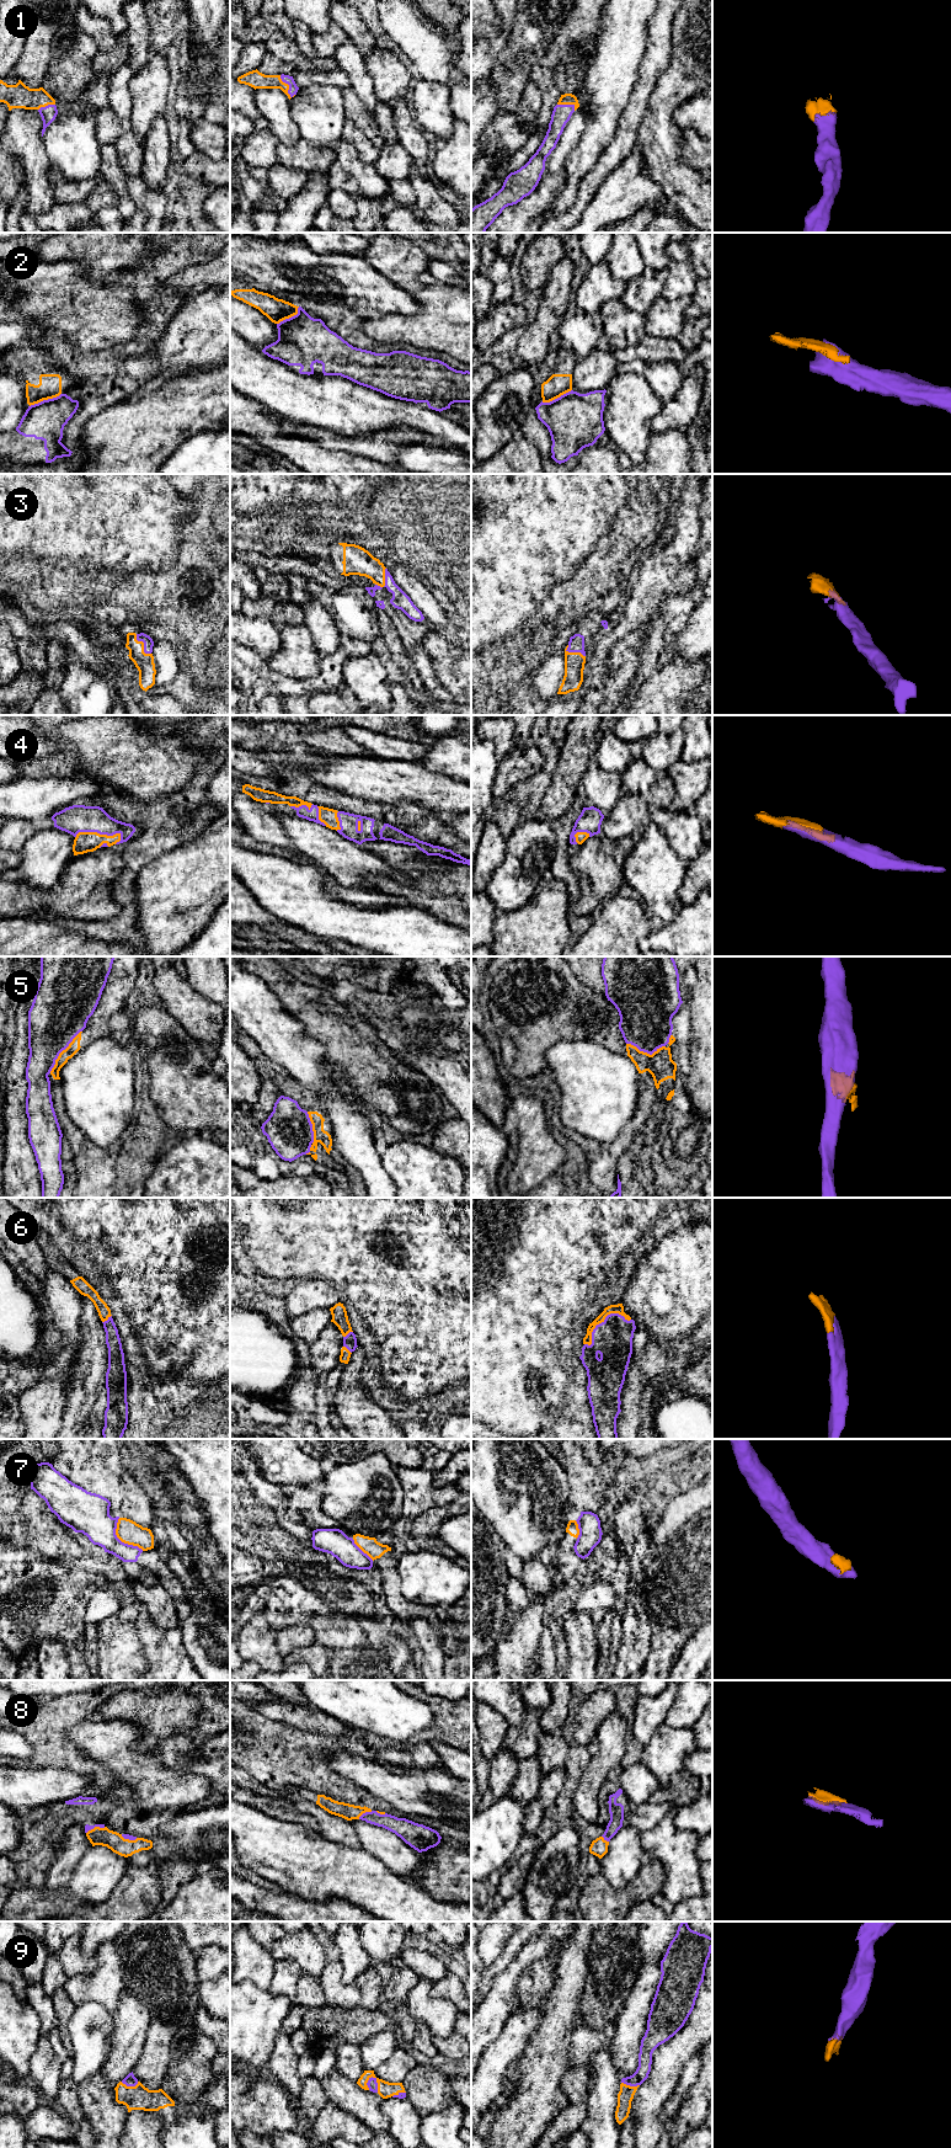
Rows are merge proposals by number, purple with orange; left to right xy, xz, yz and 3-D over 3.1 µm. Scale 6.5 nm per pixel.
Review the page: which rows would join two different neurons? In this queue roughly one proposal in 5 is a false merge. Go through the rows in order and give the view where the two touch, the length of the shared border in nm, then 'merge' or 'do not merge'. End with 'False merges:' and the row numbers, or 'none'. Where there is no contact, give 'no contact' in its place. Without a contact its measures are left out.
1: contact in xz; length 170 nm; merge
2: contact in xy; length 220 nm; do not merge
3: contact in xy; length 170 nm; merge
4: contact in xy; length 300 nm; merge
5: contact in xy; length 360 nm; do not merge
6: contact in yz; length 340 nm; merge
7: contact in xy; length 280 nm; do not merge
8: contact in xz; length 110 nm; merge
9: contact in xz; length 120 nm; merge
False merges: 2, 5, 7

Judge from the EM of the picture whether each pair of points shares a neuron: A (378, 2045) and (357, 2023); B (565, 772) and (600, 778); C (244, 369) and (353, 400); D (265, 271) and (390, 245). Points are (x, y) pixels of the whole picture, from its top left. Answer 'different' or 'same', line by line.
A: different
B: different
C: same
D: different

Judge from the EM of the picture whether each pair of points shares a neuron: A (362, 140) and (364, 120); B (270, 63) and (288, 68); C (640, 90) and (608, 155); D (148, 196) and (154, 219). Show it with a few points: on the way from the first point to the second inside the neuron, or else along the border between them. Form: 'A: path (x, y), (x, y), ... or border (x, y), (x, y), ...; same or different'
A: border (347, 120), (379, 149); different
B: path (274, 67), (283, 67); same
C: path (636, 106), (624, 139); same
D: path (153, 202), (154, 213); same

